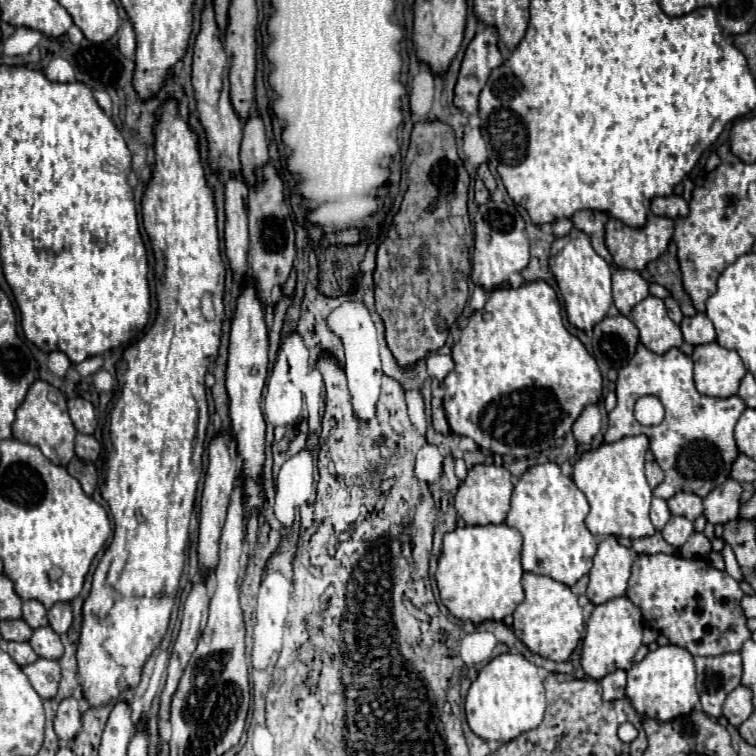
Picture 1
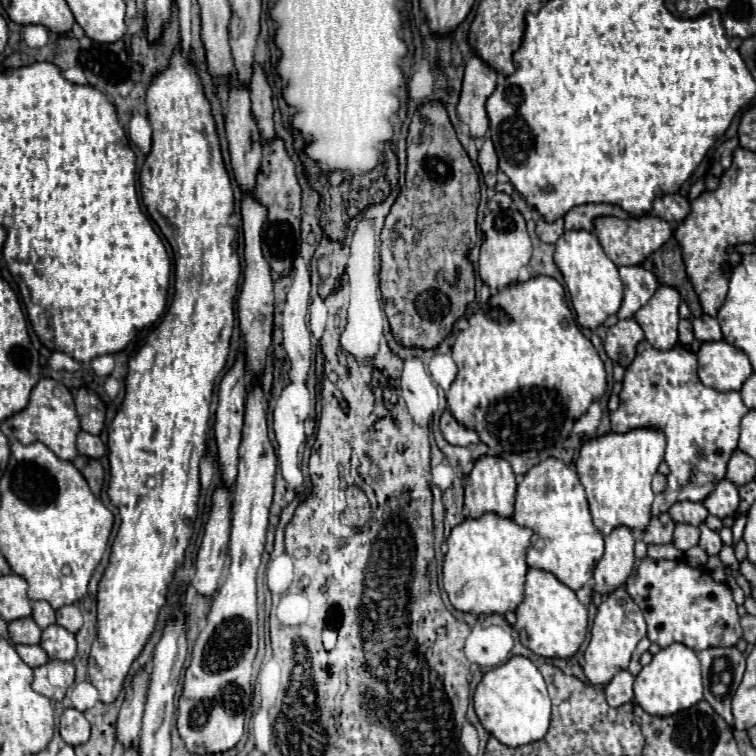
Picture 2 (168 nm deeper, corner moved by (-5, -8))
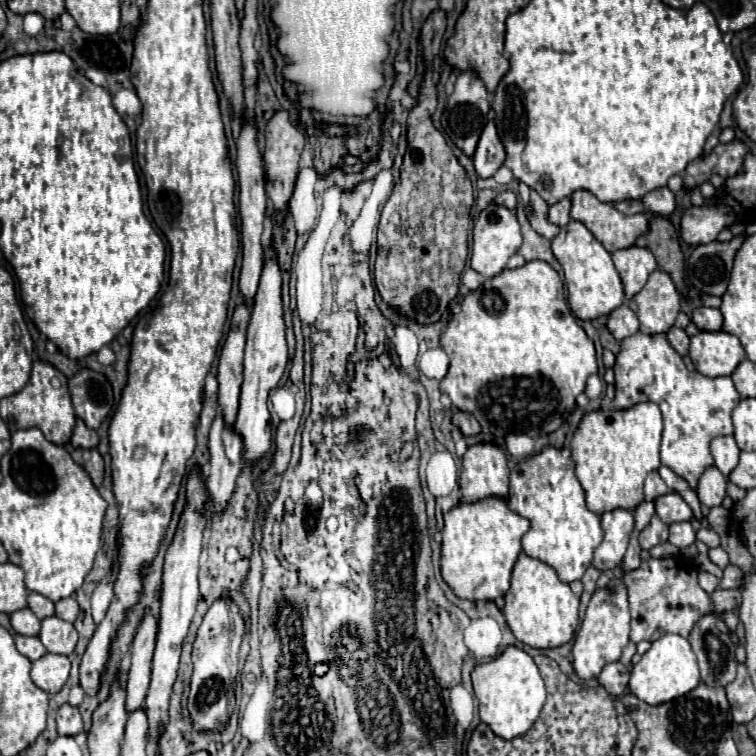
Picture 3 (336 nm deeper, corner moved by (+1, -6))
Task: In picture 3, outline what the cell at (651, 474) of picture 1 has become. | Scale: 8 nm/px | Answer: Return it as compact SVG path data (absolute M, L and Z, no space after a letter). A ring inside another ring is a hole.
M650 472L646 476L646 482L644 482L644 494L646 494L646 500L654 500L658 496L664 496L668 494L670 488L664 484L664 480L658 476L658 472Z

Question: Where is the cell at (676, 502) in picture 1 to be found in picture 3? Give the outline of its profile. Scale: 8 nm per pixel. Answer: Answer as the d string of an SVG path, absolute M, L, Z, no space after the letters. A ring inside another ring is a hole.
M668 492L660 498L656 498L656 514L666 522L682 522L682 520L692 520L692 508L684 502L684 498L676 492Z

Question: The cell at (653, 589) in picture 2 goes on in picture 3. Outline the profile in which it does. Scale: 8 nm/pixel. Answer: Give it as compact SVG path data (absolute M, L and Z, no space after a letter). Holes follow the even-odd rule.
M648 558L636 570L624 574L624 584L628 588L630 612L632 612L632 630L630 640L654 642L664 634L680 634L684 638L690 636L694 624L706 616L714 614L712 598L698 584L696 576L698 568L680 558Z

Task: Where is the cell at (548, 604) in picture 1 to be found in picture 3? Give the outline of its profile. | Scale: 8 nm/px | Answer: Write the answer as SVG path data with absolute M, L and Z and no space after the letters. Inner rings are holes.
M524 552L518 556L518 562L512 572L512 586L506 594L506 606L504 606L504 618L512 630L512 634L536 648L536 650L548 650L558 648L570 642L578 628L578 596L572 594L570 586L560 582L554 568L526 556Z

